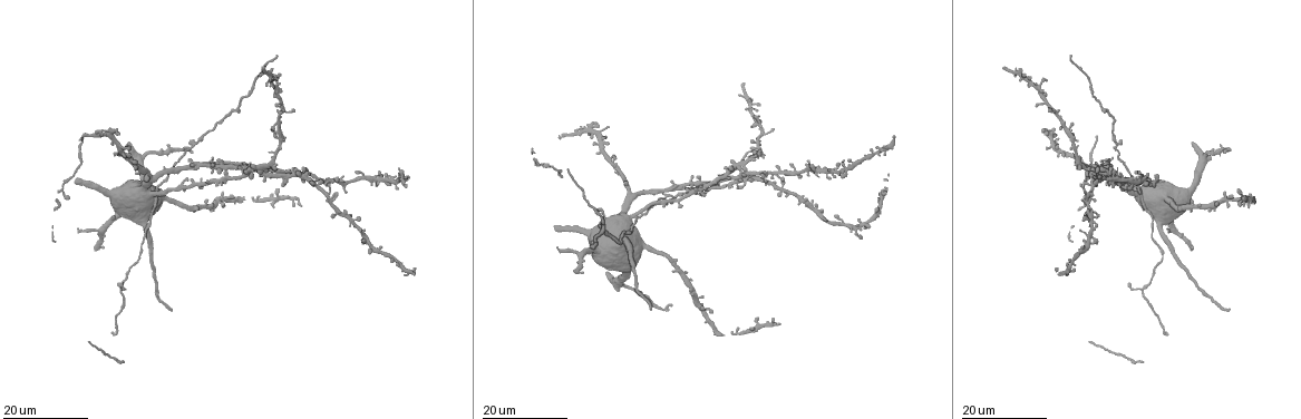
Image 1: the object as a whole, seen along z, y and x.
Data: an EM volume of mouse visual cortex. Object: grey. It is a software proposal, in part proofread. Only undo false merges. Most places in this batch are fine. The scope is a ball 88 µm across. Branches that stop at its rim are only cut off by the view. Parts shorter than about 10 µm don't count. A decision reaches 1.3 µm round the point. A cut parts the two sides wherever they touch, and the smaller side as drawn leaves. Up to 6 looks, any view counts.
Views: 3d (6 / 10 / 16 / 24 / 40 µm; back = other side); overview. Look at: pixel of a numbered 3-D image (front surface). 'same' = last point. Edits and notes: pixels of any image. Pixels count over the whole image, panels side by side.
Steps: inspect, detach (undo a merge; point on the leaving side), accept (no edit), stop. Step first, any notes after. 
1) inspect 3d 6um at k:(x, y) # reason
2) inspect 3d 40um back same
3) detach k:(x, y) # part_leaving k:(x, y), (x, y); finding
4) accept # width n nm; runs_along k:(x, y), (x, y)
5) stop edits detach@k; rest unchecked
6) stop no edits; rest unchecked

inspect 3d 16um at 1:(1140, 290) # calibre changes

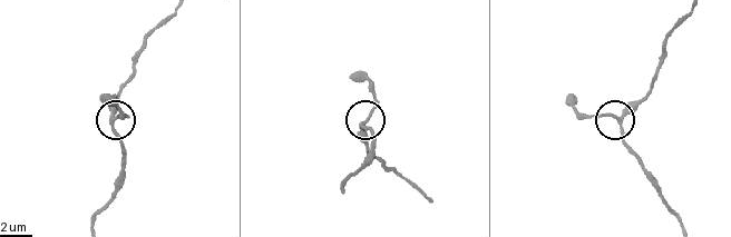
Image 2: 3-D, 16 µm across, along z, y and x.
inspect 3d 10um at 2:(110, 122) # closer look

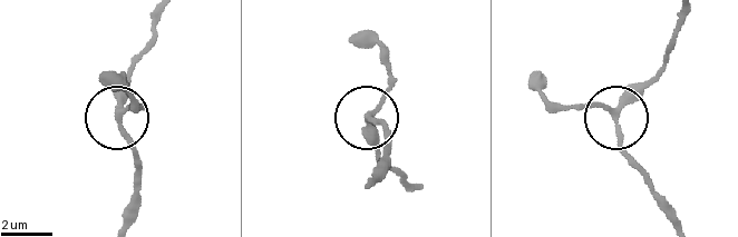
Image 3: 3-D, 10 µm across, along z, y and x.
accept # runs_along 3:(161, 16), (117, 117), (137, 166); continuous, no second neuron

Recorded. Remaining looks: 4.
inspect 3d 16um at 1:(1154, 310) # sudden change in width

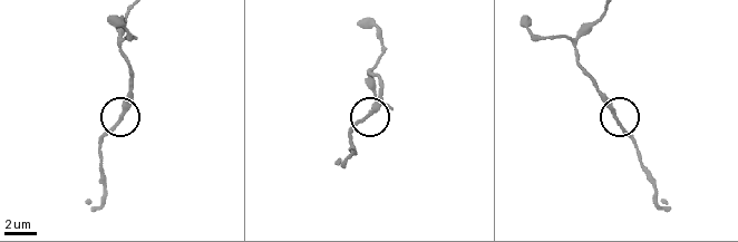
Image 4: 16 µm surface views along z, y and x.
inspect 3d 10um at 4:(122, 114) # closer look

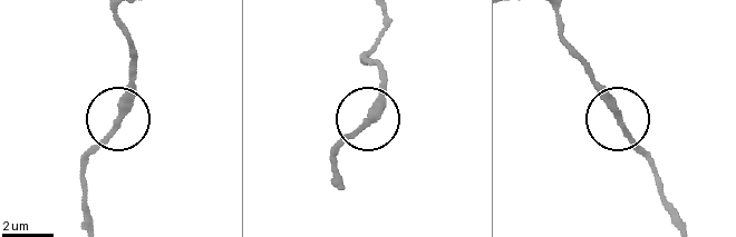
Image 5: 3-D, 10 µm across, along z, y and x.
accept # runs_along 5:(367, 65), (378, 69), (376, 107), (335, 150); all the same neuron

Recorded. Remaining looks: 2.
inspect 3d 24um at 1:(584, 130) # calibre changes

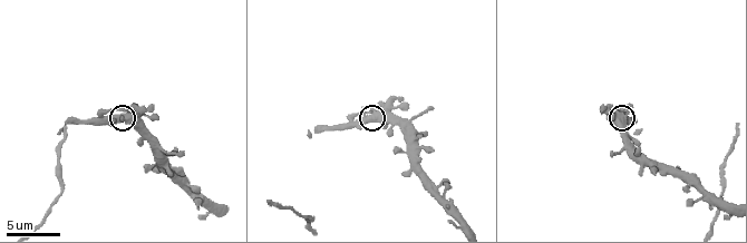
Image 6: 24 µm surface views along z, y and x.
inspect 3d 6um at 6:(373, 118)

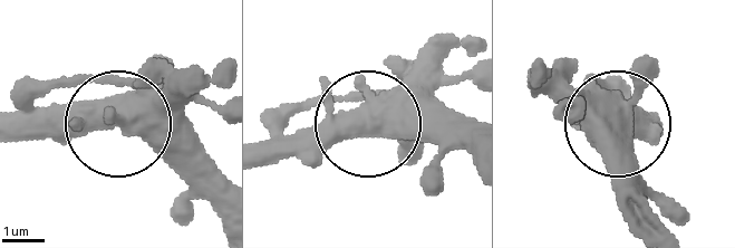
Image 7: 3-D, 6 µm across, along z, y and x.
accept # width 460 nm; runs_along 7:(465, 154), (359, 123), (263, 140); one neuron here

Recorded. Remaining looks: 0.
stop no edits; rest unchecked

